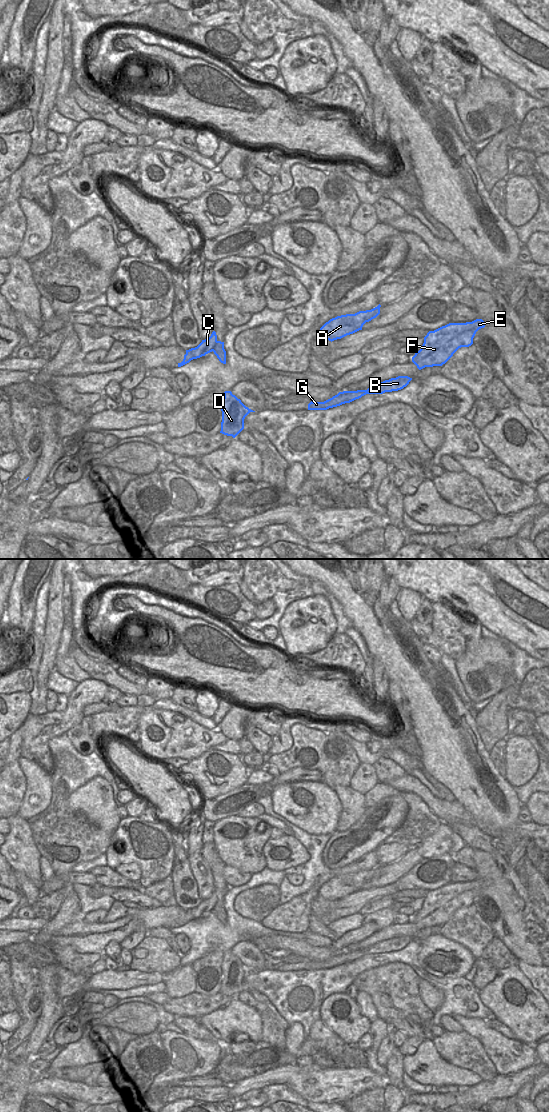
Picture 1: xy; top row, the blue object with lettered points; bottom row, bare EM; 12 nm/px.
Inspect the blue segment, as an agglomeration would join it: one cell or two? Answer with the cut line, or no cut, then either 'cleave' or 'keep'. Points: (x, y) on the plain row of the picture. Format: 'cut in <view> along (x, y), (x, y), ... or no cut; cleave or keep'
cut in xy along (218, 901), (213, 911); cleave

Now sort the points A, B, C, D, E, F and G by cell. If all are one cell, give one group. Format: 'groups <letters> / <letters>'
groups A B C E F G / D

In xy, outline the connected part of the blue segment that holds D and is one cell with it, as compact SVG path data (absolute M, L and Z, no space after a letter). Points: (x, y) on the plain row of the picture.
M231 951L224 952L224 958L221 965L222 982L220 993L235 998L244 989L244 979L250 972L255 972L246 967L240 959L232 954Z

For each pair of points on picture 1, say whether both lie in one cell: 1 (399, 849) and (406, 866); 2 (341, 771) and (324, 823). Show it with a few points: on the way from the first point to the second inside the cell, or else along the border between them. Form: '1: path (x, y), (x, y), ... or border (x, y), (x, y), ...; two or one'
1: border (409, 849), (400, 858), (381, 865); two
2: border (320, 780), (336, 794), (341, 807), (340, 815); two

